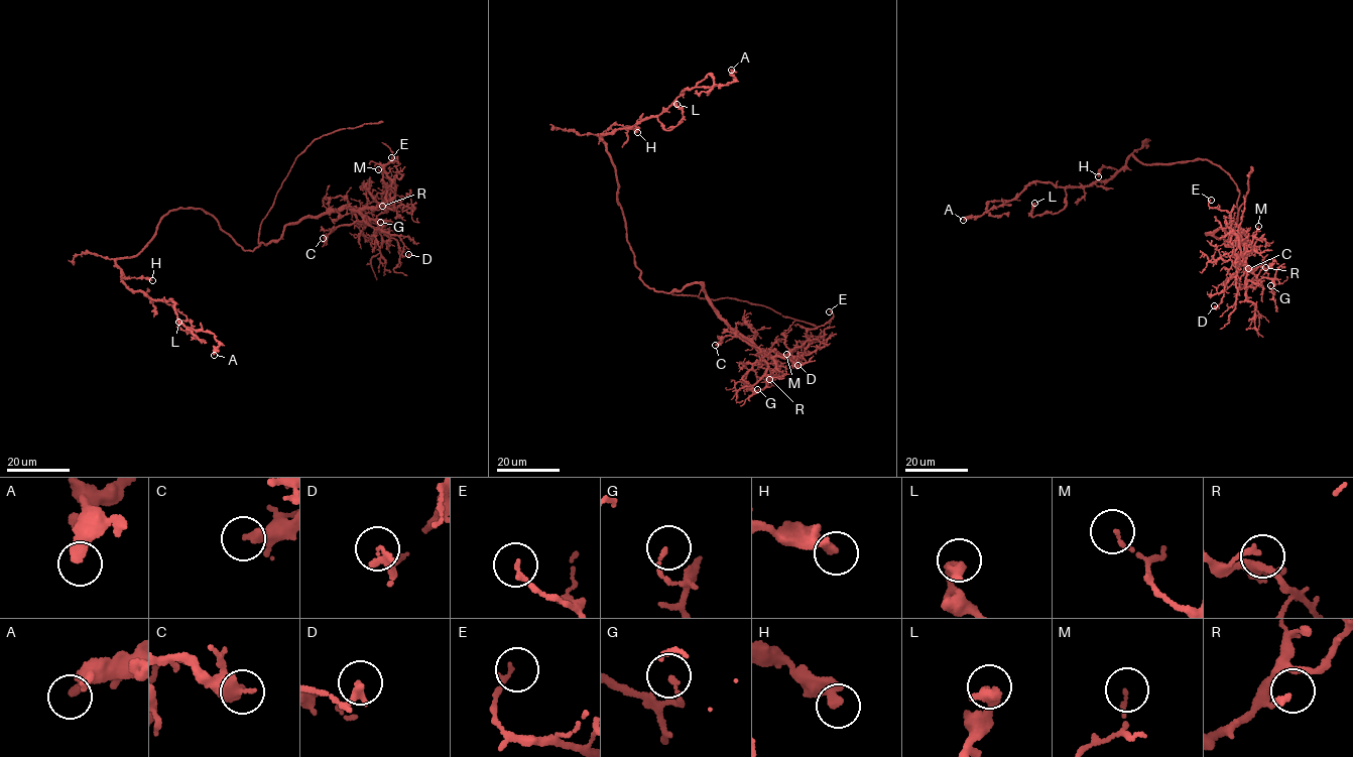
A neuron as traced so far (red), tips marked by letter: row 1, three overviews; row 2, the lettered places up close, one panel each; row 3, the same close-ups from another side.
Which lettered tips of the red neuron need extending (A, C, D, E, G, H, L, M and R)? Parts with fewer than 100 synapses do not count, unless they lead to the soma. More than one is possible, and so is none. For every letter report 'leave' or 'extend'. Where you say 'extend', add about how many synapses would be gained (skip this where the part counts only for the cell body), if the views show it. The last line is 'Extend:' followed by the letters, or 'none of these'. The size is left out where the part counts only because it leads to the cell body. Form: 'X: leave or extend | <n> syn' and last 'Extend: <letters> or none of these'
A: leave
C: leave
D: leave
E: leave
G: leave
H: leave
L: leave
M: leave
R: leave
Extend: none of these

